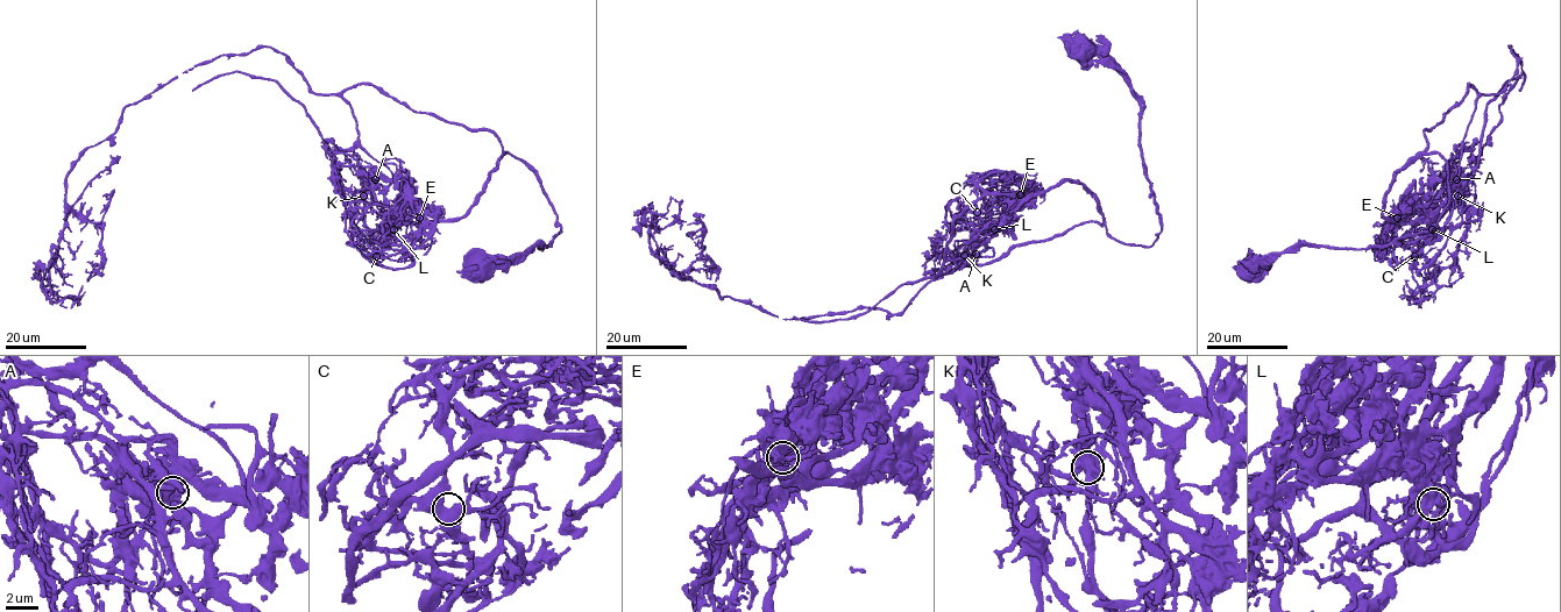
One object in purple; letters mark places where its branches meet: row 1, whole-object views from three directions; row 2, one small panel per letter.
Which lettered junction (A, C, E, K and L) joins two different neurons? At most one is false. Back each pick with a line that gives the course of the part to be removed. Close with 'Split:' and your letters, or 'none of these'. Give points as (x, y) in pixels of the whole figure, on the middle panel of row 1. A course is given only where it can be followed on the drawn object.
K: Course of the part to remove: (965, 255), (992, 201), (1012, 191), (981, 194), (955, 220), (932, 277), (906, 282), (846, 319), (793, 317)
Split: K

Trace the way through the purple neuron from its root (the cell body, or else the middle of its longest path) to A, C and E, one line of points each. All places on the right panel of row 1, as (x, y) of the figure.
A: (1250, 268), (1428, 232), (1447, 163), (1417, 155), (1386, 218), (1412, 223), (1456, 179)
C: (1250, 268), (1428, 232), (1449, 199), (1437, 152), (1386, 194), (1386, 218), (1434, 233), (1414, 256)
E: (1250, 268), (1303, 246), (1381, 248), (1428, 232), (1449, 199), (1437, 152), (1397, 173), (1382, 213), (1397, 218)

